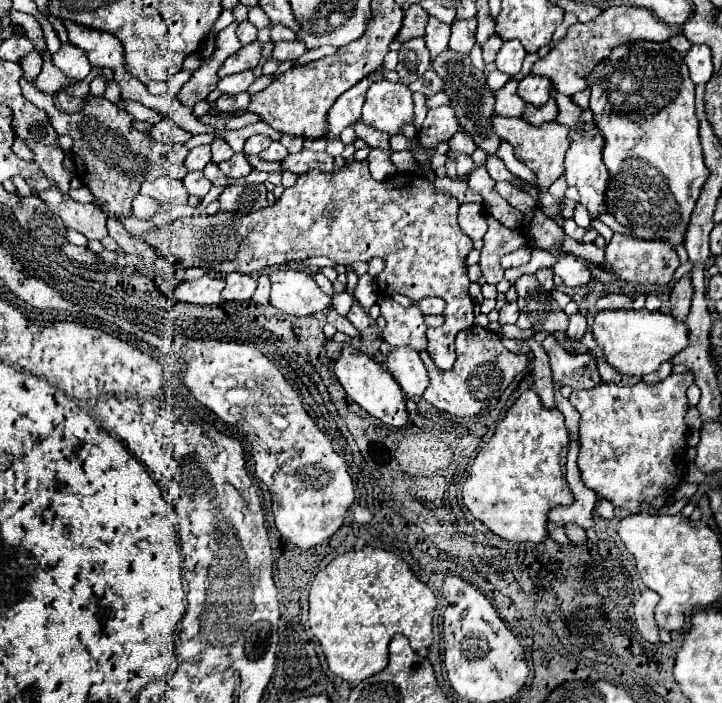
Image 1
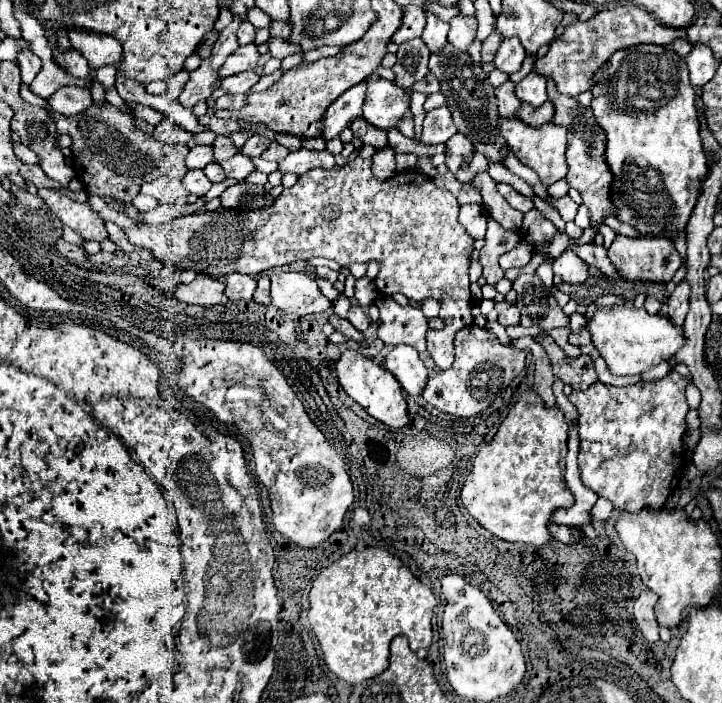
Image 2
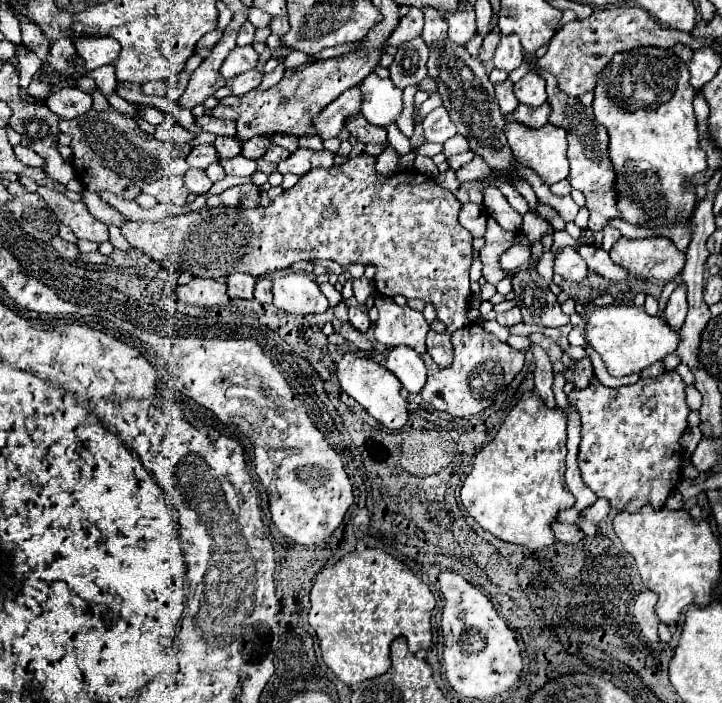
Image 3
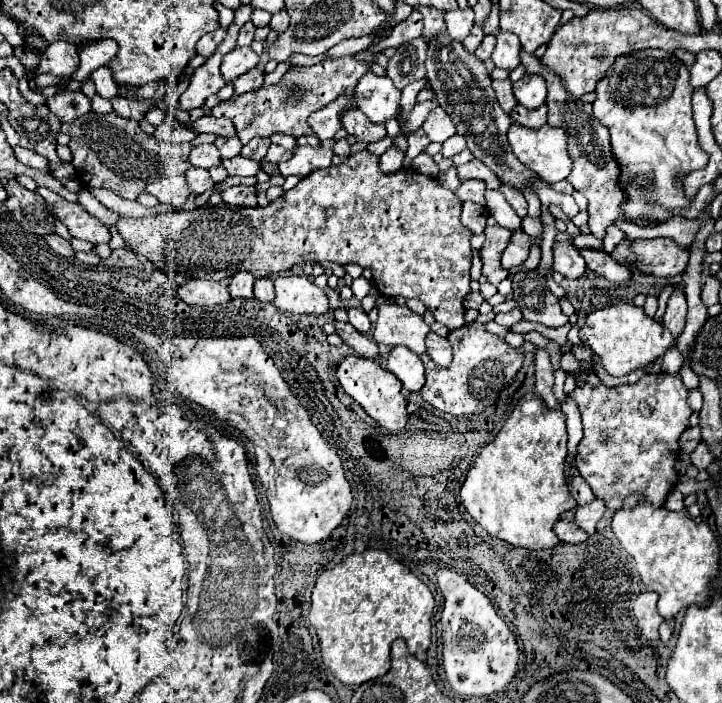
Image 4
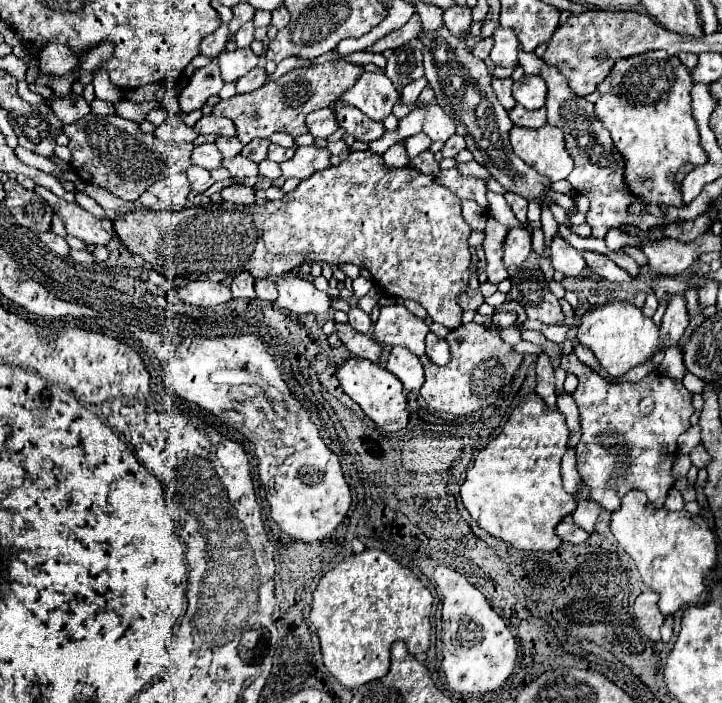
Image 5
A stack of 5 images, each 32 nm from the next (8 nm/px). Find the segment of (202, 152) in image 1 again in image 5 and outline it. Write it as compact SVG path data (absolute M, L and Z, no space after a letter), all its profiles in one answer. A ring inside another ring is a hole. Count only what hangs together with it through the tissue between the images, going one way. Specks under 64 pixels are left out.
M200 144L200 146L196 146L192 150L192 164L194 166L202 166L206 170L220 168L222 166L220 150L216 148L216 144Z

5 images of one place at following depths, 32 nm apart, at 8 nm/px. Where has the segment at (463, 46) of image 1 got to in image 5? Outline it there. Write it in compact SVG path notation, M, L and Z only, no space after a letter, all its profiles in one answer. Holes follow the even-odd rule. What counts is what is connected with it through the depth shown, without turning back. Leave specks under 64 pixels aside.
M452 6L444 12L444 24L456 38L464 38L472 24L472 10L468 6Z

